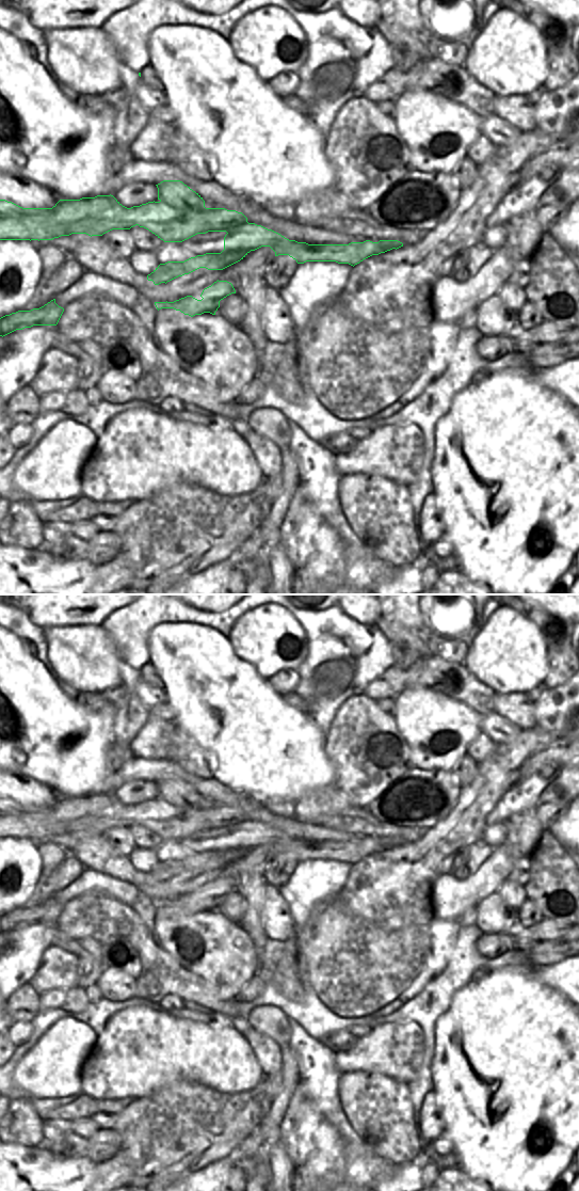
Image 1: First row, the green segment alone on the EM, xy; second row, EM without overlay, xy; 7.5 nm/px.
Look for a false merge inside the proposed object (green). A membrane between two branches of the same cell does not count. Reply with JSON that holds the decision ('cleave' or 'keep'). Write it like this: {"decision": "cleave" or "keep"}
{"decision": "cleave"}

